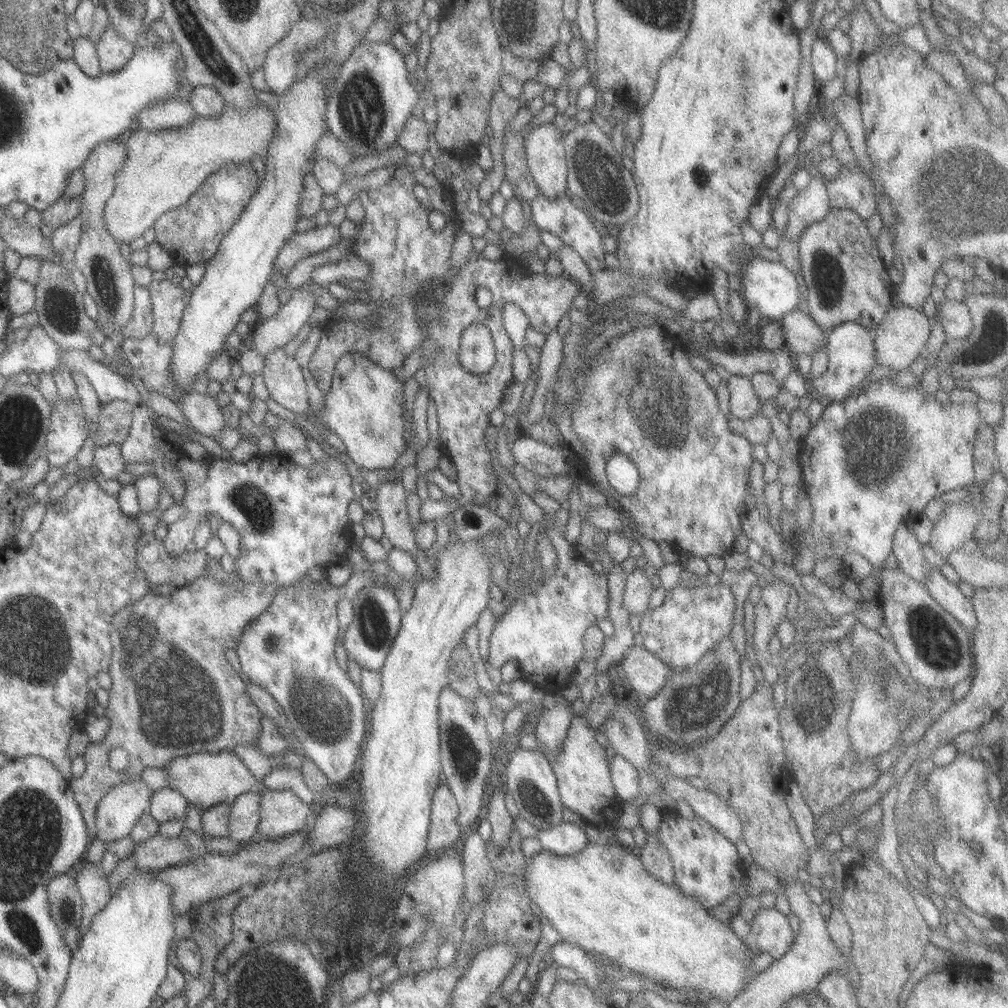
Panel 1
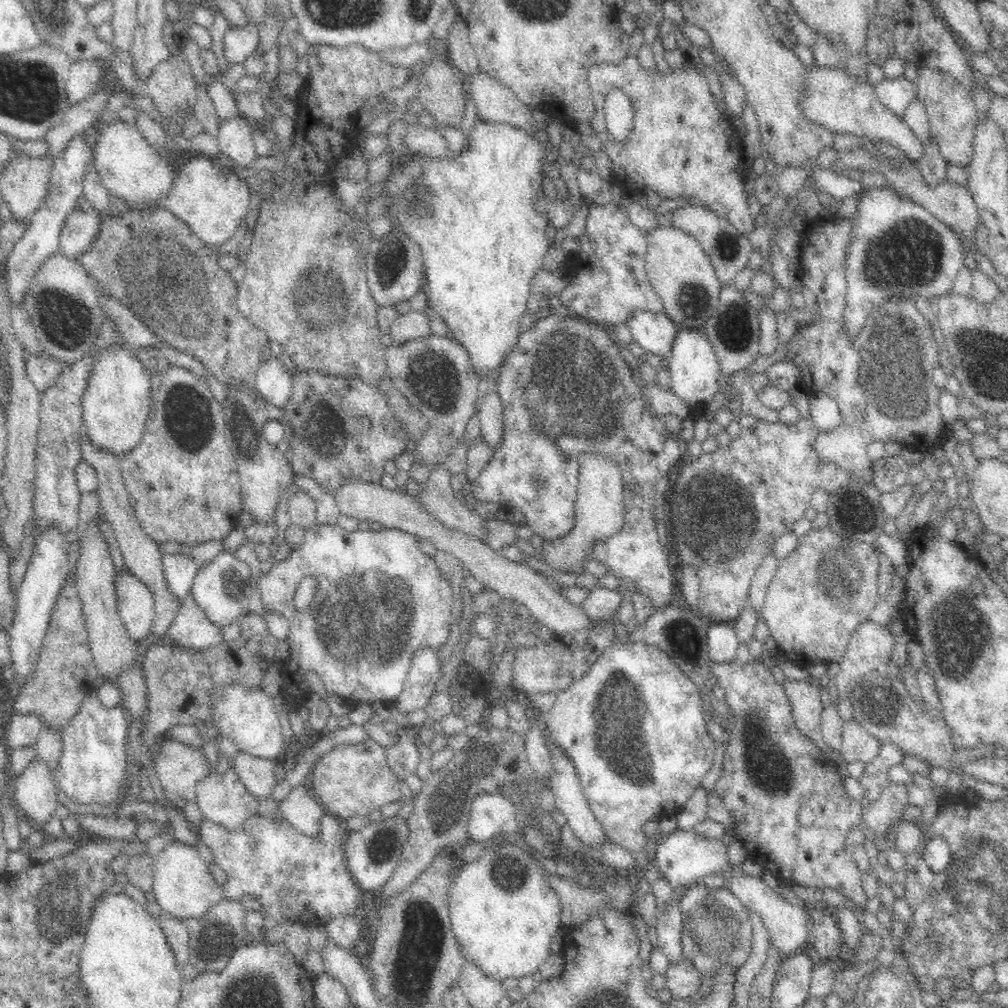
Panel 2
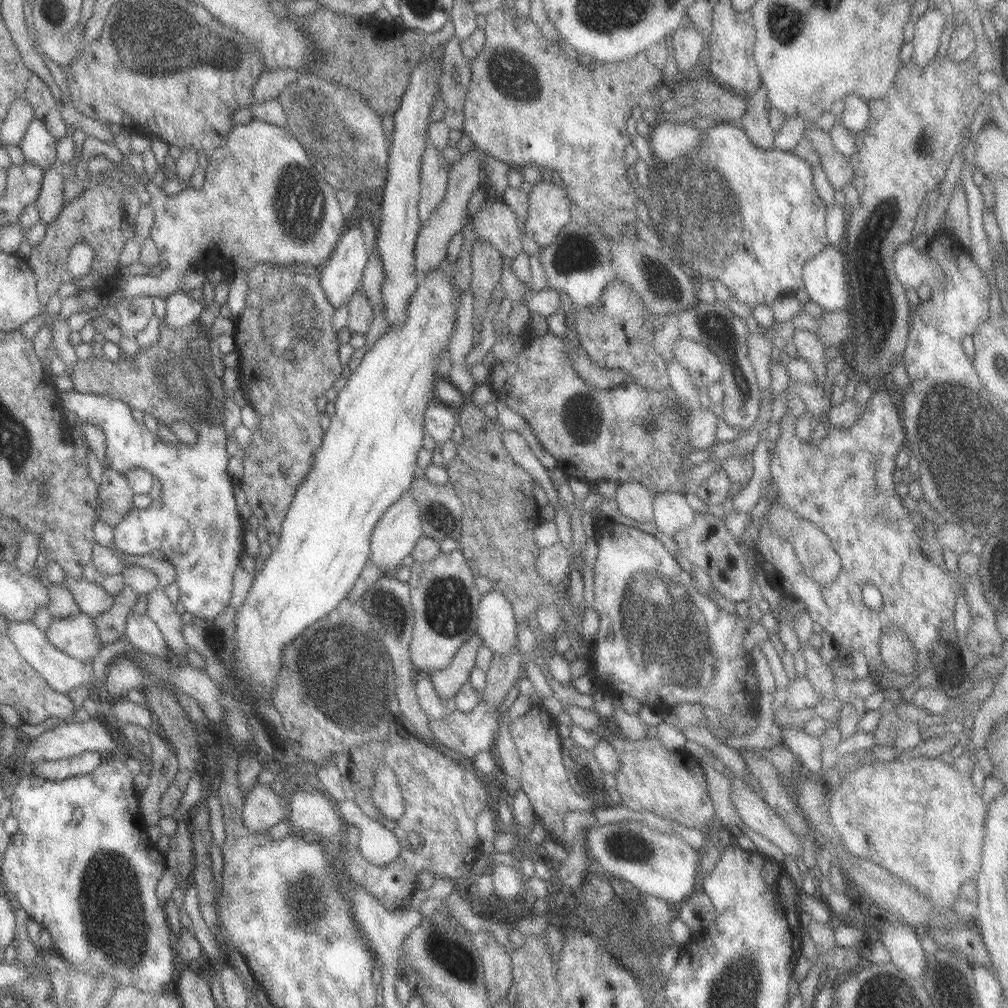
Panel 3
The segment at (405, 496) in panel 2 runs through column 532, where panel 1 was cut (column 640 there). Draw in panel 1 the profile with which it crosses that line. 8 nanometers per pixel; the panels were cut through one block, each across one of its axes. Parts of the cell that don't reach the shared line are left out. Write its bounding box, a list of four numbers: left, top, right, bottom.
[622,568,652,616]

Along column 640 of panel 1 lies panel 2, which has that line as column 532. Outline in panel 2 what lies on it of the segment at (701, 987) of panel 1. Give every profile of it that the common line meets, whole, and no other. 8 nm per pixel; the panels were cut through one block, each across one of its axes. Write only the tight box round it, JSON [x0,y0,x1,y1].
[449,846,563,981]

